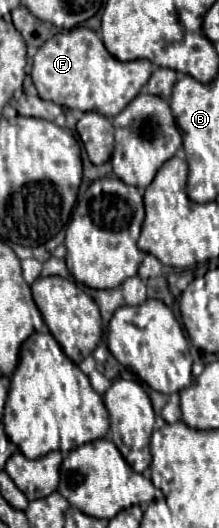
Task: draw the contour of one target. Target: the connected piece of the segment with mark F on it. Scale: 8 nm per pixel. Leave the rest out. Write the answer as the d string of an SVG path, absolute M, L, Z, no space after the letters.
M79 26L55 34L37 50L31 78L43 100L51 100L71 110L117 116L139 94L151 72L153 64L149 60L121 62L107 52L93 30Z

